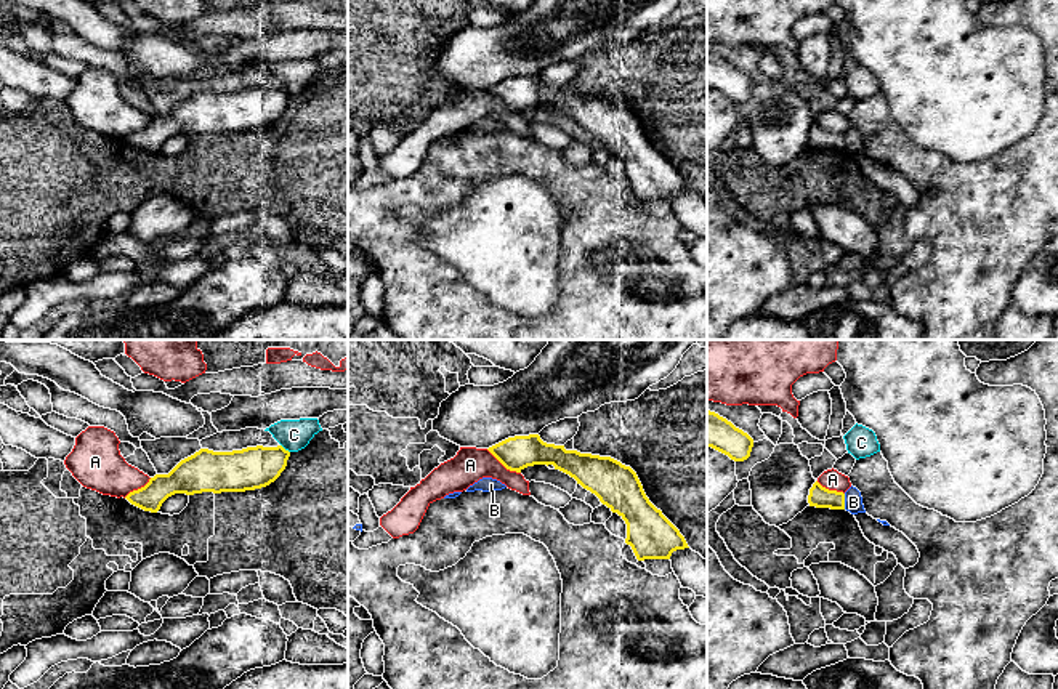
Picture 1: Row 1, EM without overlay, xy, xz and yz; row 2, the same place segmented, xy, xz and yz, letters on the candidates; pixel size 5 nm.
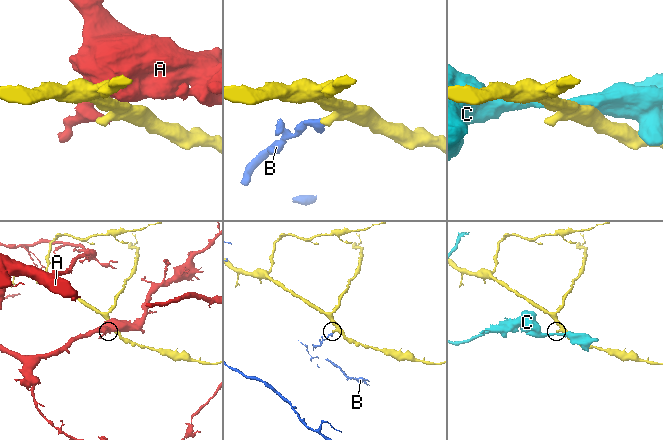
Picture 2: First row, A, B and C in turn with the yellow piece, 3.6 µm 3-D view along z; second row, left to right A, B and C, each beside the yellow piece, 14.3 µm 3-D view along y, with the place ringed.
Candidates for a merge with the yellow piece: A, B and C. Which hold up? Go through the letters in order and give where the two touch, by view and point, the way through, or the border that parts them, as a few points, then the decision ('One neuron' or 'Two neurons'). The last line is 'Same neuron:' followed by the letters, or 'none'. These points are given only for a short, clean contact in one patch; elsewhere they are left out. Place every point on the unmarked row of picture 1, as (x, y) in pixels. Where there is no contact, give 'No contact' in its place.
A: Touches yellow at xz (504, 106). Two neurons
B: Touches yellow at yz (843, 143). Boundary: yz (843, 135), (845, 149). Two neurons
C: Touches yellow at xy (284, 90). Two neurons
Same neuron: none

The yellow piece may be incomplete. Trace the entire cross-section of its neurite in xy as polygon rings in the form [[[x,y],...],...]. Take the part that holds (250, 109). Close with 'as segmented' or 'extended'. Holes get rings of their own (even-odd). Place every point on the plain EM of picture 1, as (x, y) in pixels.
[[[247,88],[232,93],[200,90],[181,101],[168,115],[155,115],[125,139],[151,154],[175,135],[245,133],[269,127],[287,107],[290,93],[277,88]]]; as segmented

